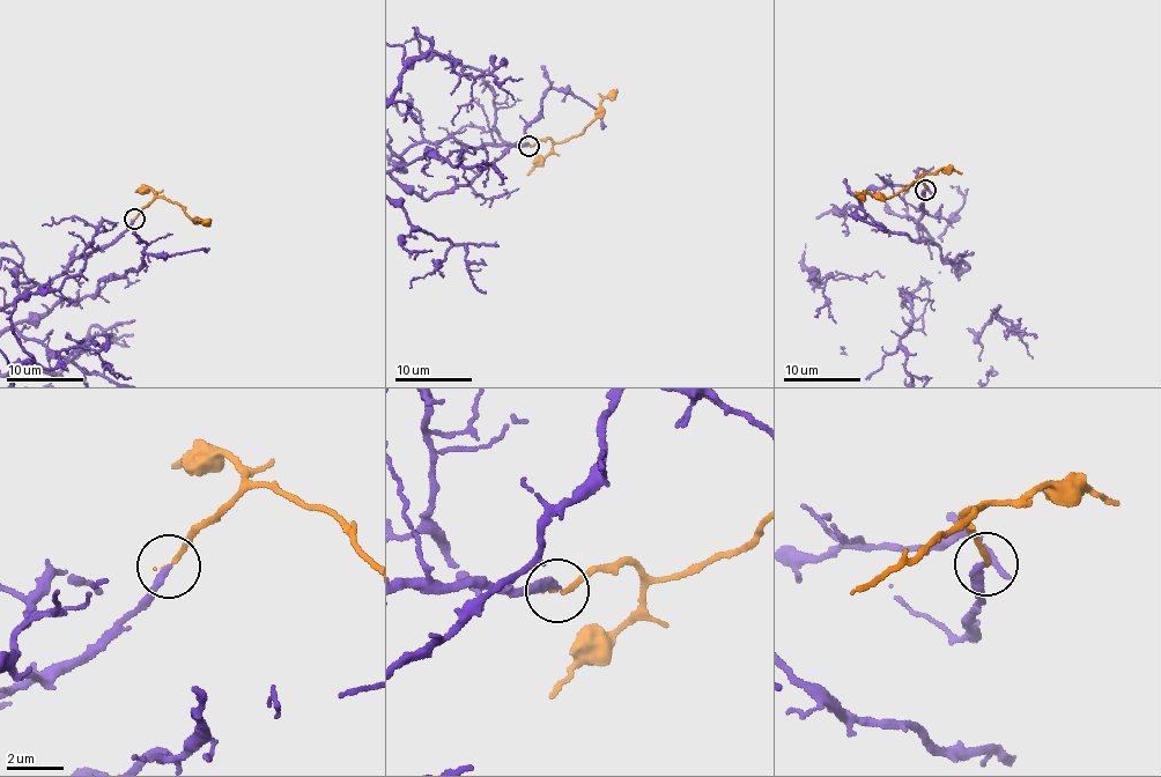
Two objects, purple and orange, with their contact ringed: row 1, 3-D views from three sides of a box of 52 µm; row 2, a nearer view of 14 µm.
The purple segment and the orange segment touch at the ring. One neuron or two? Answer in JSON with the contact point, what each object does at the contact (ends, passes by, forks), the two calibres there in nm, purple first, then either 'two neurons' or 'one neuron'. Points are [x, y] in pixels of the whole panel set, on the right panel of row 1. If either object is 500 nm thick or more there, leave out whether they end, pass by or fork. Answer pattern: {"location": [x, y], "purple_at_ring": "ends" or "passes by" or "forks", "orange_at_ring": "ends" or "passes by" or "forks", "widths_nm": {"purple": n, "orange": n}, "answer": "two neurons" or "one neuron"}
{"location": [925, 190], "purple_at_ring": "ends", "orange_at_ring": "ends", "widths_nm": {"purple": 280, "orange": 160}, "answer": "two neurons"}

